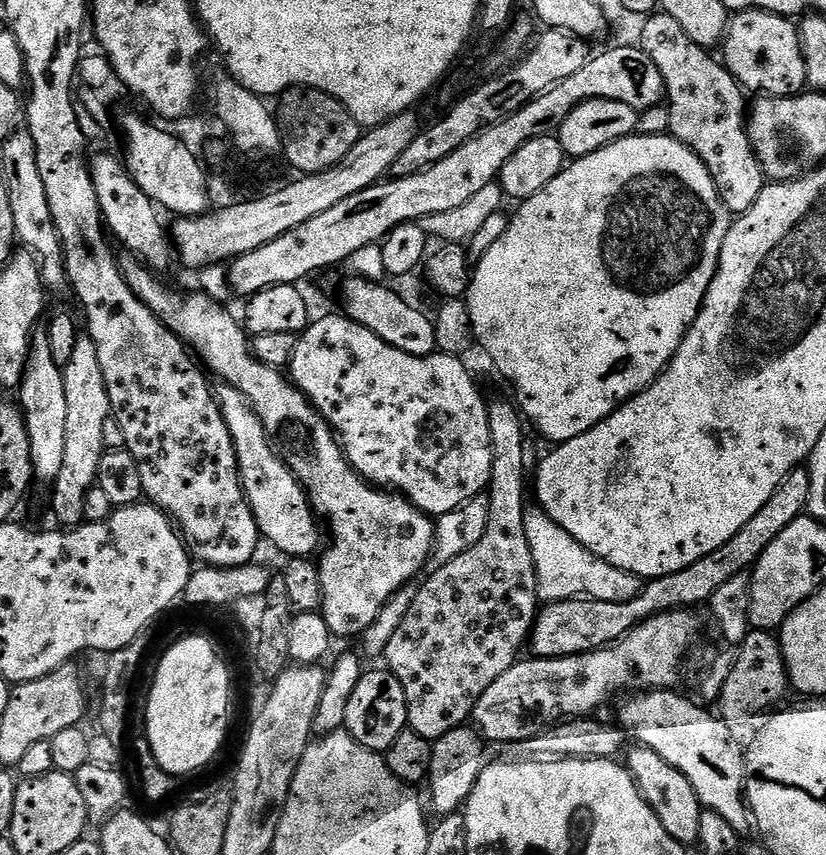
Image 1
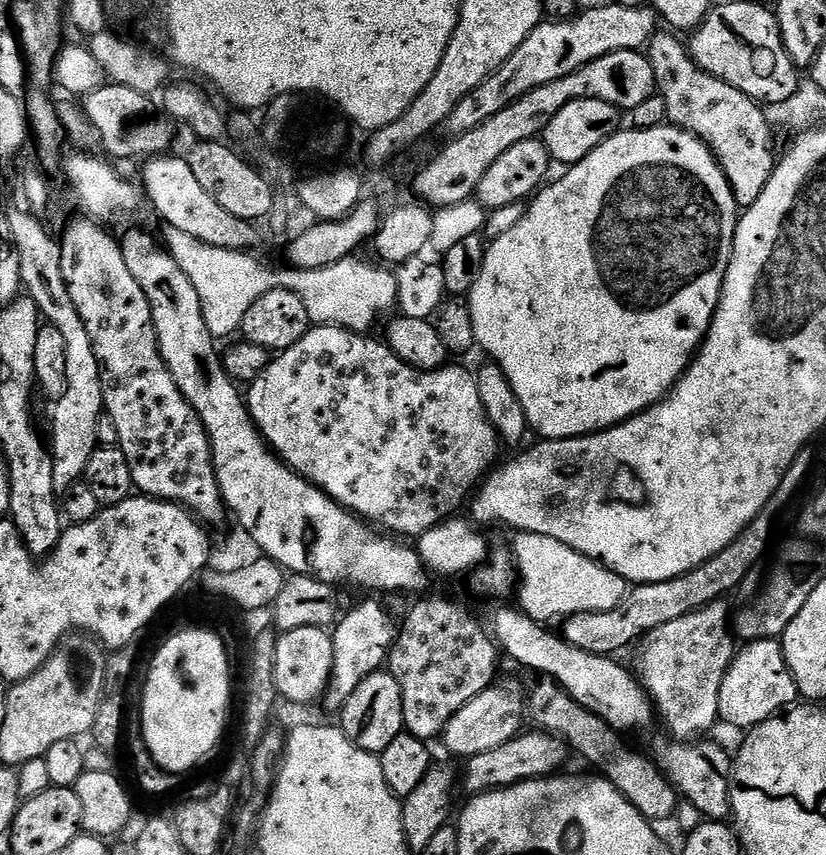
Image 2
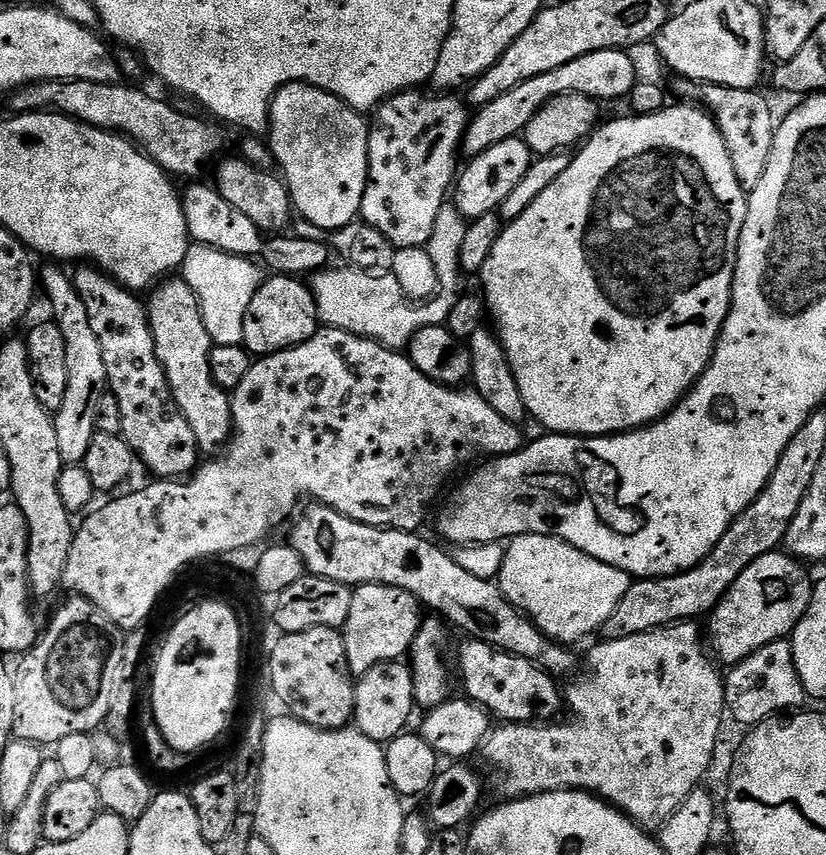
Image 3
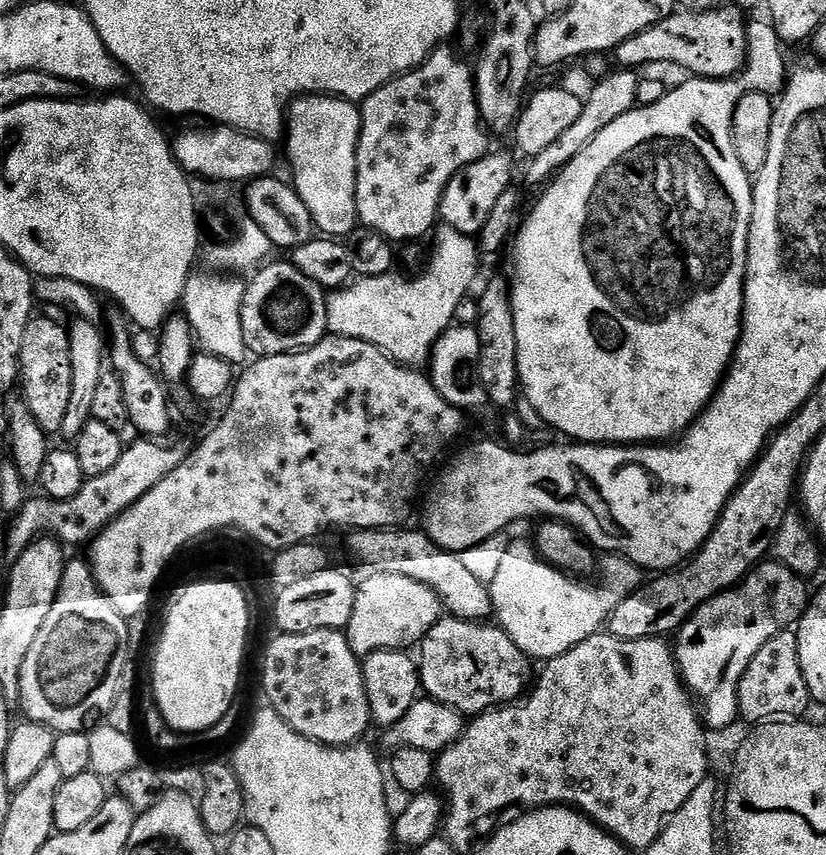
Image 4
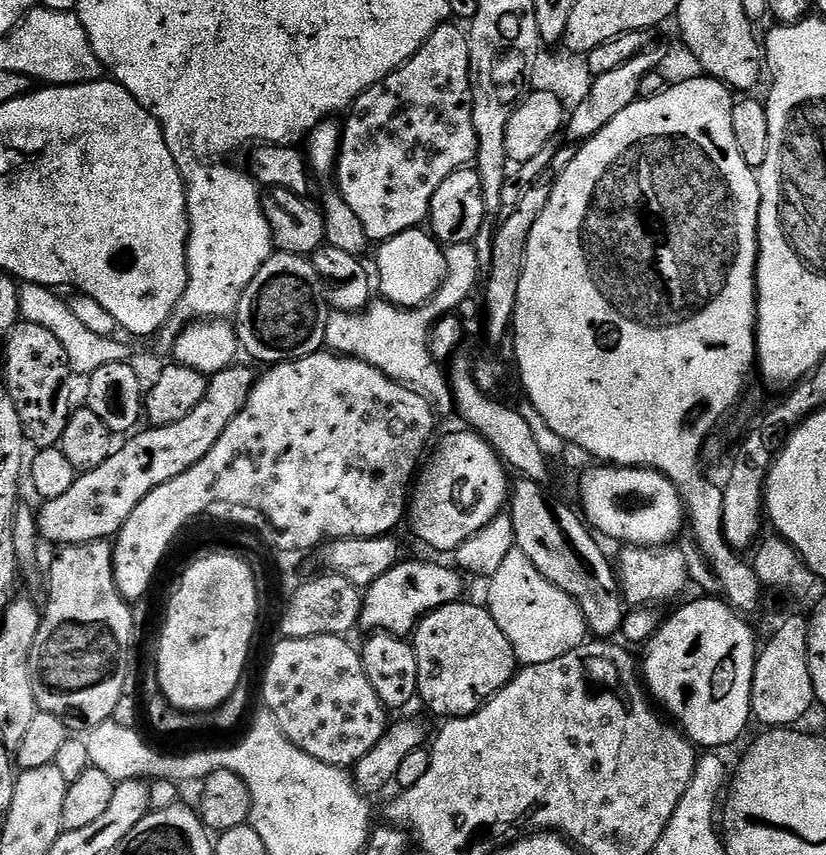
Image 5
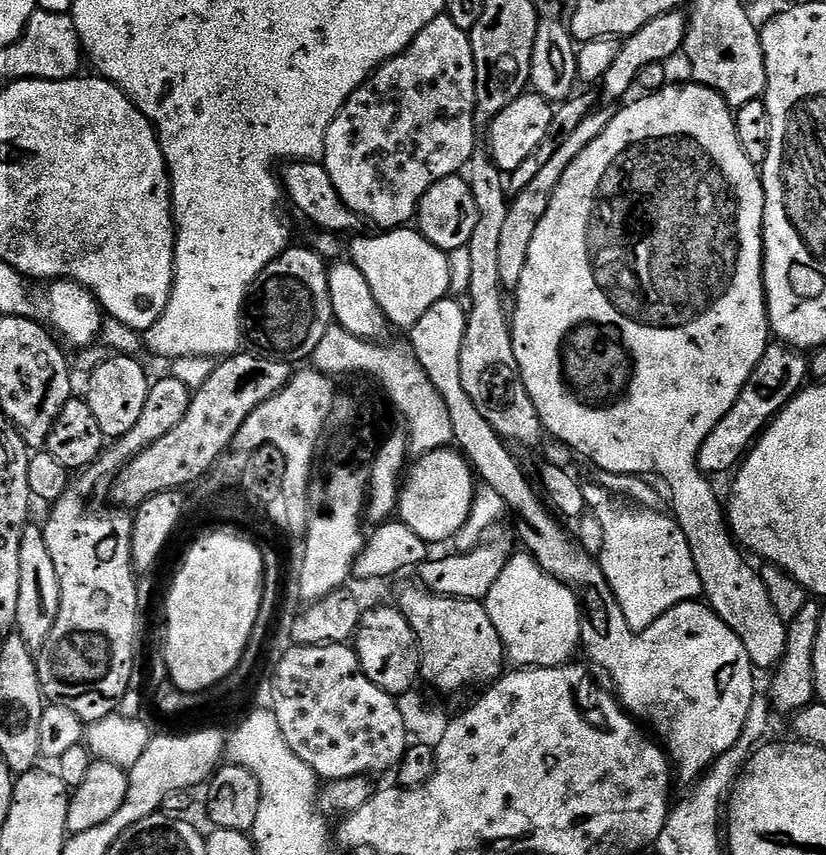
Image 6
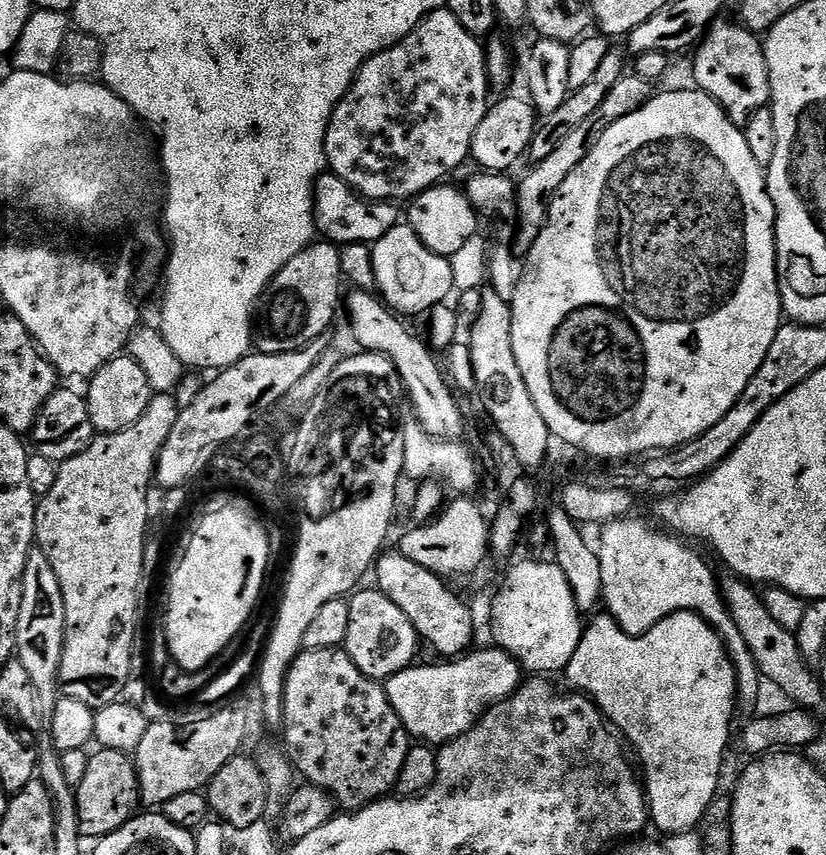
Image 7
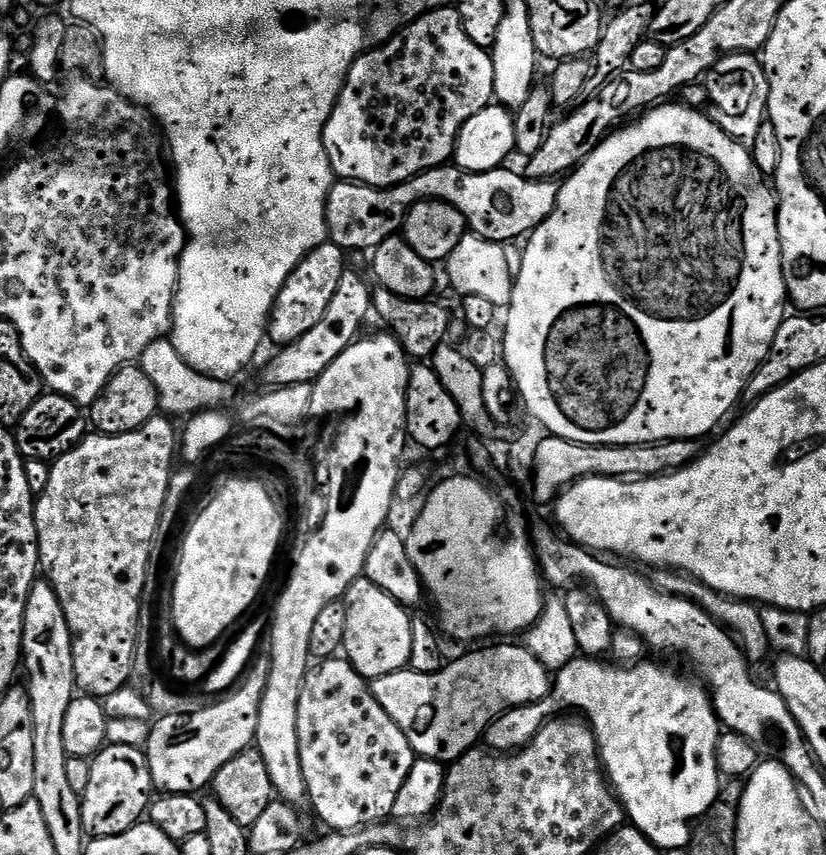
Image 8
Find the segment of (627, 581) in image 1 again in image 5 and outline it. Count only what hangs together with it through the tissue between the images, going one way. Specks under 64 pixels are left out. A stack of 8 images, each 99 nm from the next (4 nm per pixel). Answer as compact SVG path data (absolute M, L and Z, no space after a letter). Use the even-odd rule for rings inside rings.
M515 547L510 554L506 554L502 566L498 566L498 570L490 577L487 584L486 607L488 613L492 615L494 622L498 622L498 630L502 630L502 634L506 634L510 646L514 646L514 654L521 665L554 662L554 658L562 658L562 654L570 654L570 650L585 643L584 615L574 602L574 598L570 598L570 594L558 590L558 586L554 586L554 582L550 582L542 574L538 574L534 562L530 562L530 558L526 558L526 554L522 554L520 548Z

